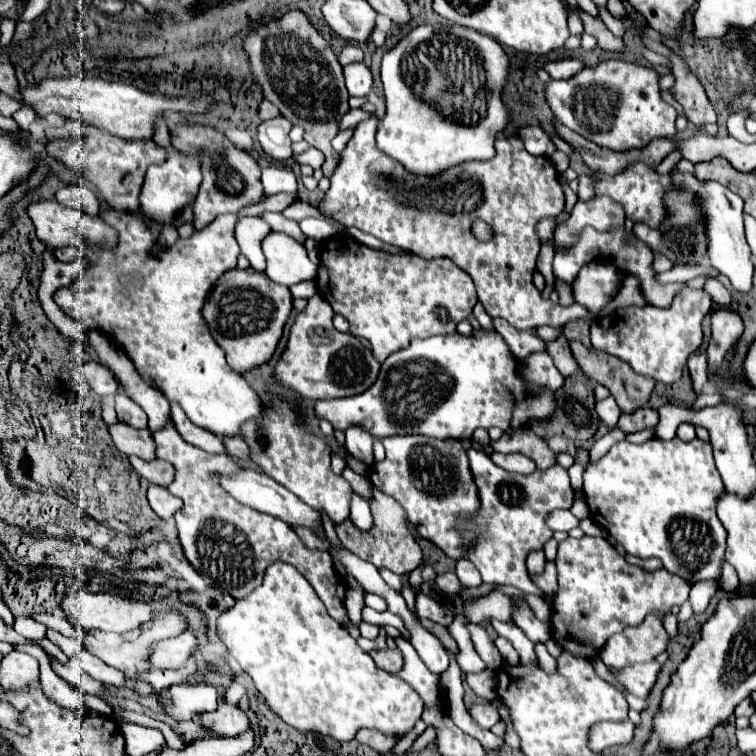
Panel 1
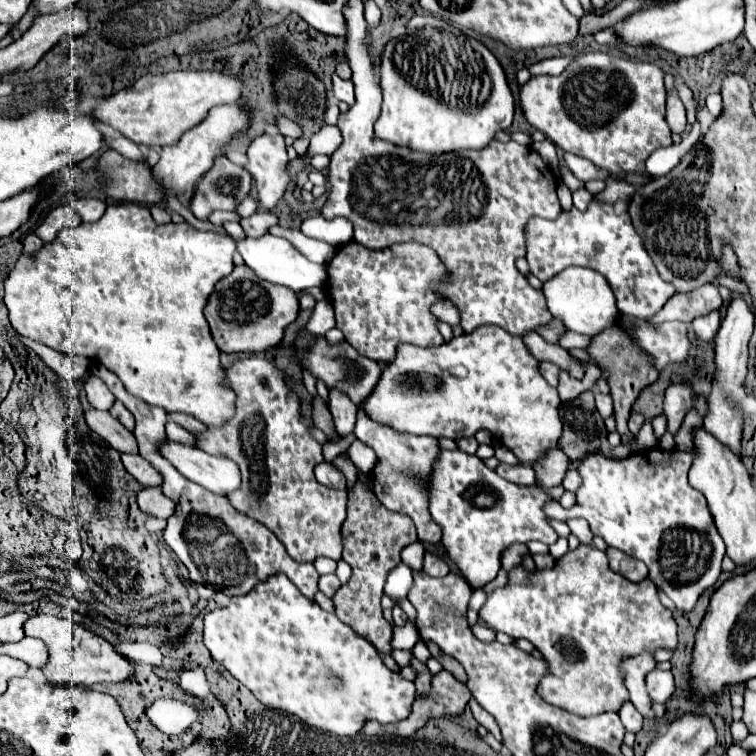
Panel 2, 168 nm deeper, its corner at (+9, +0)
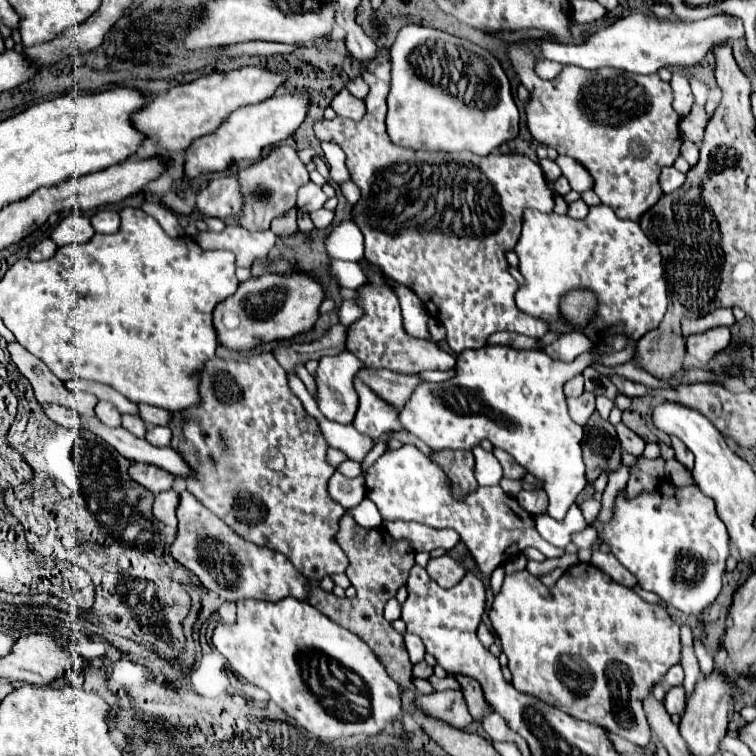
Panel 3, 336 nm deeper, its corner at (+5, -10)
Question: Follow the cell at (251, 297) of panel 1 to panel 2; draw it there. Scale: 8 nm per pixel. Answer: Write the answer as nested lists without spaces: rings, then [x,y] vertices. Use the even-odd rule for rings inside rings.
[[[234,267],[234,271],[220,279],[216,291],[204,309],[212,337],[224,353],[260,353],[276,347],[284,329],[298,317],[298,297],[292,289],[258,279],[250,267]]]

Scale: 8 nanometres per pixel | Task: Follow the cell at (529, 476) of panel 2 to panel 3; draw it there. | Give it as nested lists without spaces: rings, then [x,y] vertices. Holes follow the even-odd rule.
[[[522,489],[518,493],[518,503],[522,503],[522,507],[526,507],[526,511],[530,511],[532,515],[540,515],[546,511],[546,493],[544,491],[526,491]]]

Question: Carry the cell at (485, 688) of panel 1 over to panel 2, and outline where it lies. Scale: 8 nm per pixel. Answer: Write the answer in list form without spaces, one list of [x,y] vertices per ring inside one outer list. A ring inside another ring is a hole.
[[[440,671],[432,675],[432,689],[426,695],[418,695],[414,699],[410,717],[406,717],[400,723],[384,725],[384,731],[390,735],[408,737],[420,727],[424,727],[430,719],[442,717],[442,715],[462,715],[466,703],[470,701],[470,691],[464,683],[454,681],[454,677],[446,671]]]

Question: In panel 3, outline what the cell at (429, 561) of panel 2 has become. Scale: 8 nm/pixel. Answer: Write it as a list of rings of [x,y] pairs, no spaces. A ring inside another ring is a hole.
[[[448,555],[430,559],[428,565],[426,565],[426,571],[428,571],[428,575],[430,575],[440,587],[454,587],[454,585],[466,575],[466,571],[462,569],[462,565],[460,565],[456,559],[448,557]]]

